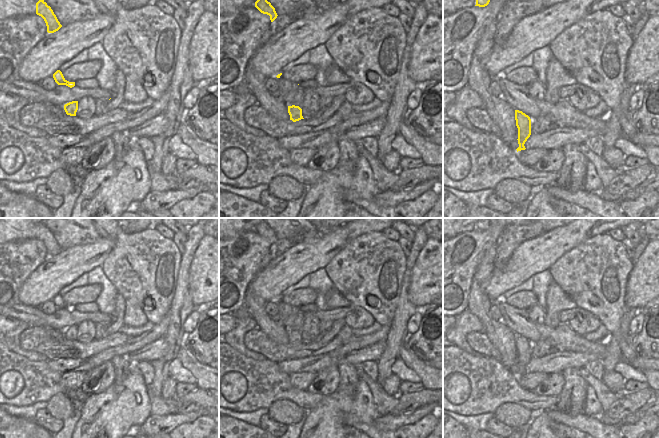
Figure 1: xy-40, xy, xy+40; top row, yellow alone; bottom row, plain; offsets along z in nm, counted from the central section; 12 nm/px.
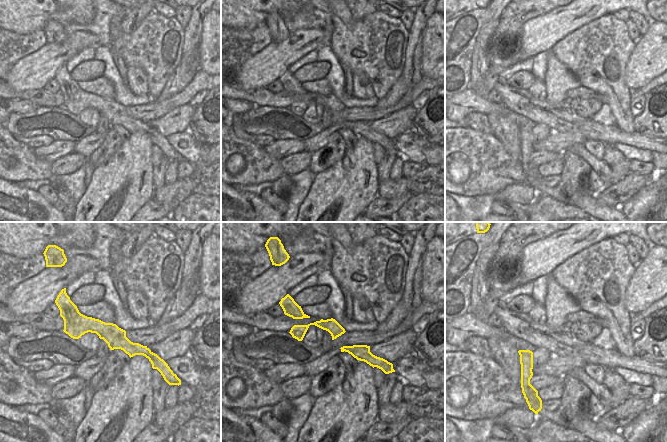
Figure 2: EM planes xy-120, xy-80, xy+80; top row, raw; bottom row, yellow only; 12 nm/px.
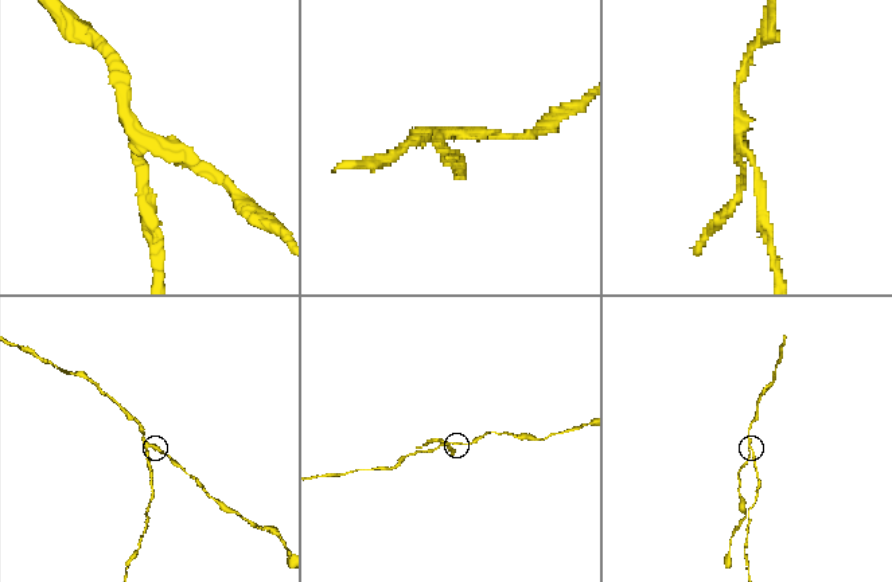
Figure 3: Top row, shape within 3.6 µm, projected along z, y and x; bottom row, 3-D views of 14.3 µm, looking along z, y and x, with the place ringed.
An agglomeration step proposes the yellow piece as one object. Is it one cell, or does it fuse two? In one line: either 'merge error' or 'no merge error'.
merge error

